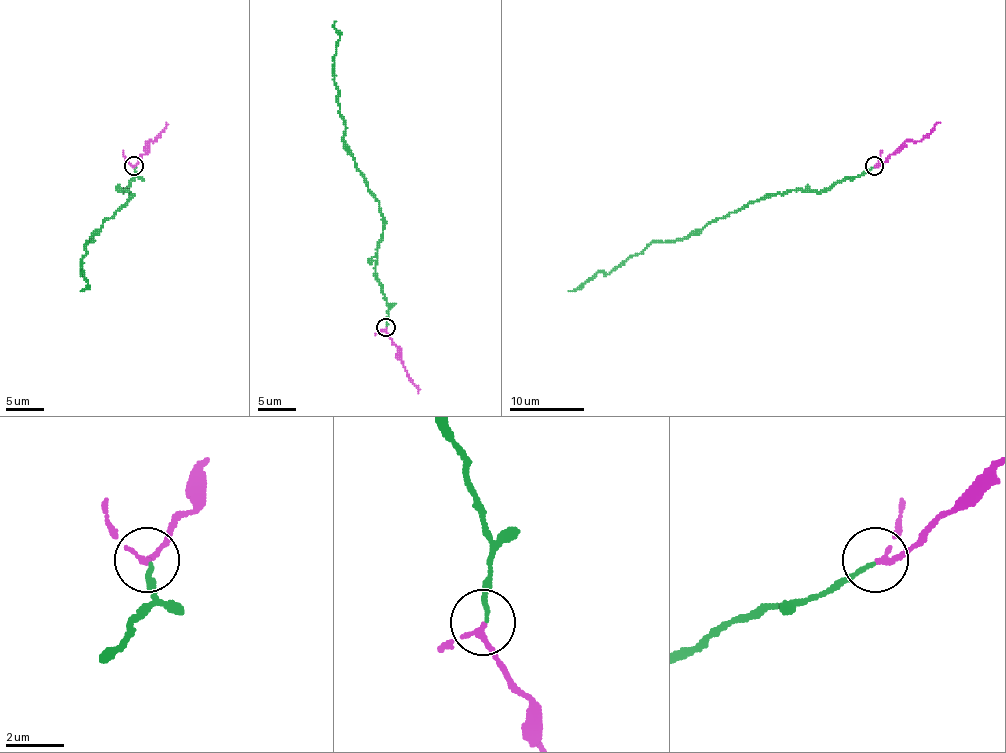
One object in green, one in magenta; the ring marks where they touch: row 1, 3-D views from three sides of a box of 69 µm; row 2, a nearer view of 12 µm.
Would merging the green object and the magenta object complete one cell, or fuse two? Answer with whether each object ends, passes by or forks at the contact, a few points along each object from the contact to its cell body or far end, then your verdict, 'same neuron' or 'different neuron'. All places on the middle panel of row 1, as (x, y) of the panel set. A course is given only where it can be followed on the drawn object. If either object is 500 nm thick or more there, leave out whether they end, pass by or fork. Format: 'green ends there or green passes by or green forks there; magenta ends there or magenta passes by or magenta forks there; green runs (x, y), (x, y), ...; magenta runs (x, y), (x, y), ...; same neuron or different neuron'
green ends there; magenta passes by; green runs (386, 328), (388, 303), (375, 271), (383, 214), (343, 139), (345, 120), (334, 81), (336, 21); magenta runs (386, 328), (418, 393); same neuron

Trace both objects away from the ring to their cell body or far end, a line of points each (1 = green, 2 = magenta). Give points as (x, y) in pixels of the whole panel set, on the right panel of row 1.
1: (875, 167), (818, 192), (789, 190), (761, 197), (686, 236), (650, 242), (607, 274), (596, 272), (568, 291)
2: (875, 165), (880, 165), (906, 141), (921, 141), (940, 122)

